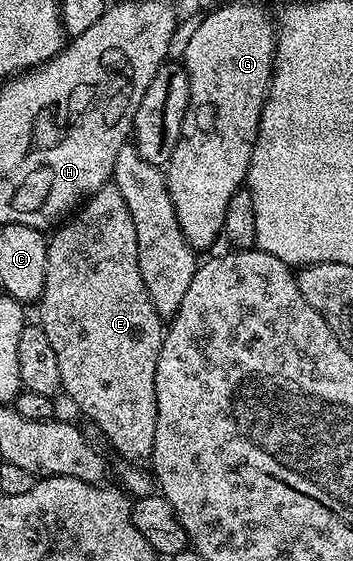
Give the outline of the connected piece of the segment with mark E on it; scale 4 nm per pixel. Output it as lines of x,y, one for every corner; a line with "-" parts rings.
110,183
85,198
80,208
57,231
58,233
54,237
50,236
47,241
47,275
45,276
39,302
39,308
41,308
39,323
43,327
43,331
47,331
47,339
55,351
55,356
59,363
59,379
61,380
64,396
69,396
97,424
98,431
105,433
110,447
115,449
119,456
126,457
129,460
126,462
129,463
141,463
144,457
145,460
152,458
153,448
155,447
155,419
157,418
155,367
159,363
159,351
161,350
161,339
163,336
163,318
155,311
155,307
147,295
147,287
143,287
143,275
139,275
137,236
135,235
135,223
131,223
131,211
127,211
127,202
123,199
123,194
120,193
119,187

